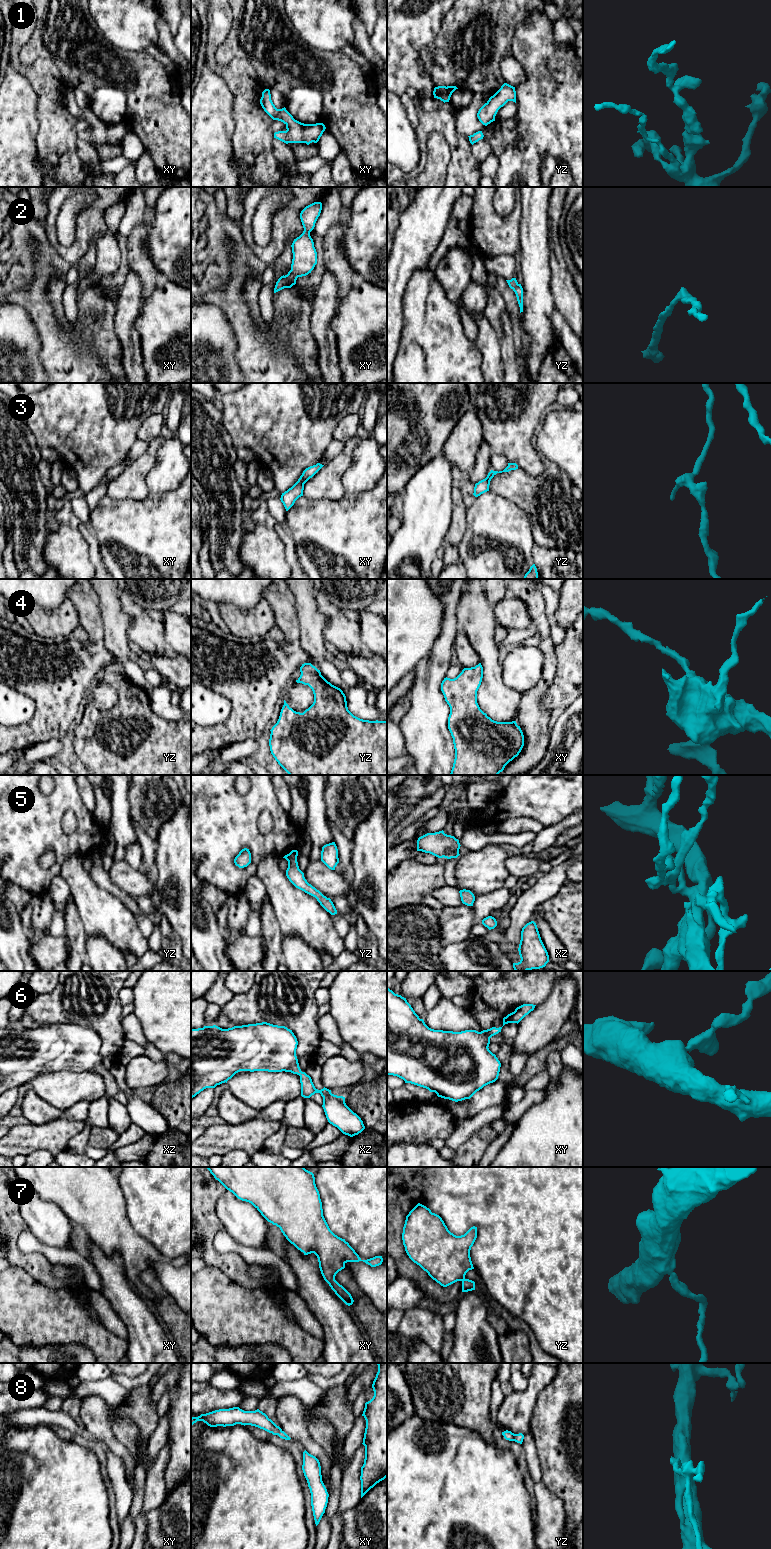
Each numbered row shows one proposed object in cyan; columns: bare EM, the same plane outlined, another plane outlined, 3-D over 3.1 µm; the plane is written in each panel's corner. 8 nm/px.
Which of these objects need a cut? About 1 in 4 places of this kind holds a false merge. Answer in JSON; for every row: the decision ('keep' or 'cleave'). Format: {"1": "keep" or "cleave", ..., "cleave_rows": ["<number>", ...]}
{"1": "keep", "2": "keep", "3": "keep", "4": "keep", "5": "keep", "6": "keep", "7": "keep", "8": "keep", "cleave_rows": []}

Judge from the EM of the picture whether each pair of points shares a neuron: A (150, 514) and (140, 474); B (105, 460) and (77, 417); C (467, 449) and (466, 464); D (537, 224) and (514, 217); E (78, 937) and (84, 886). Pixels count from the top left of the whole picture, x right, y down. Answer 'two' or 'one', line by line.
A: two
B: one
C: one
D: two
E: two

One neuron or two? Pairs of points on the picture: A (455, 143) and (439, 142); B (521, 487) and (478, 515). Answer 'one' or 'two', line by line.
A: two
B: two

